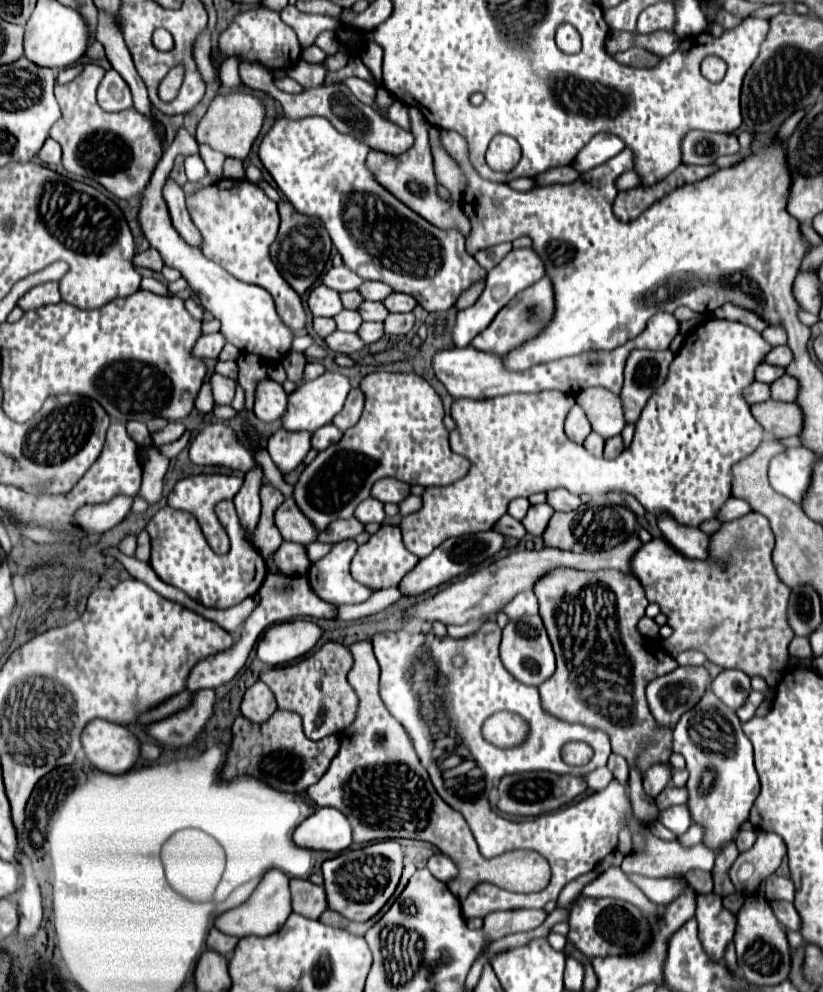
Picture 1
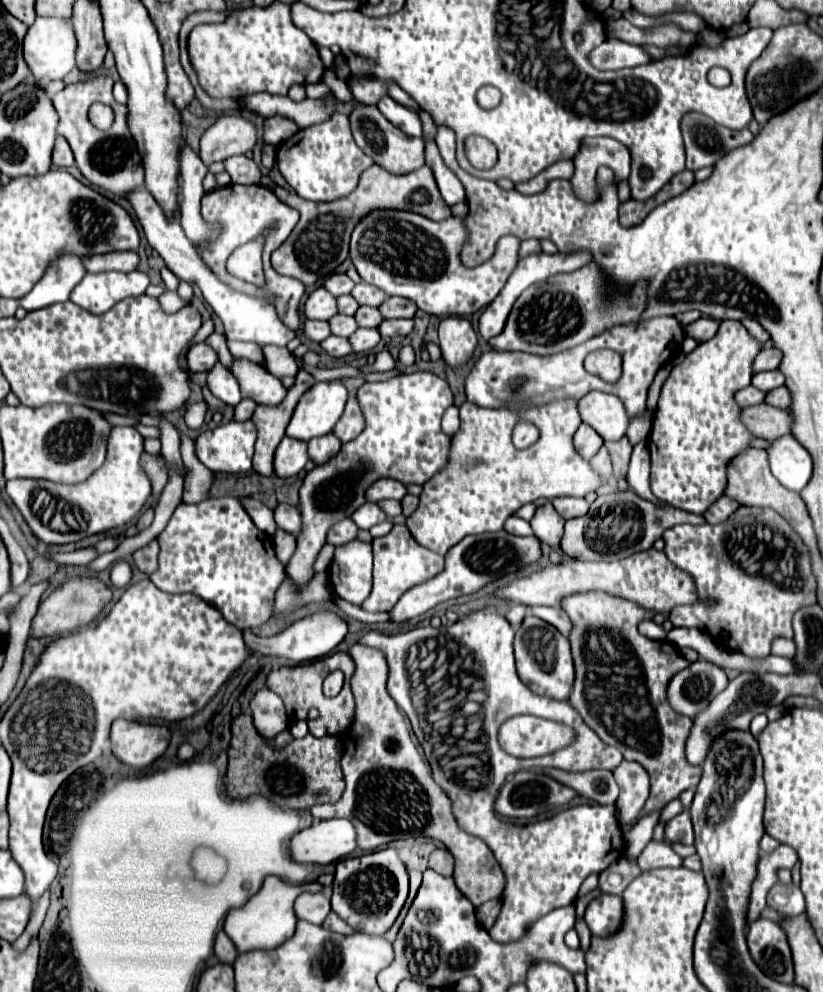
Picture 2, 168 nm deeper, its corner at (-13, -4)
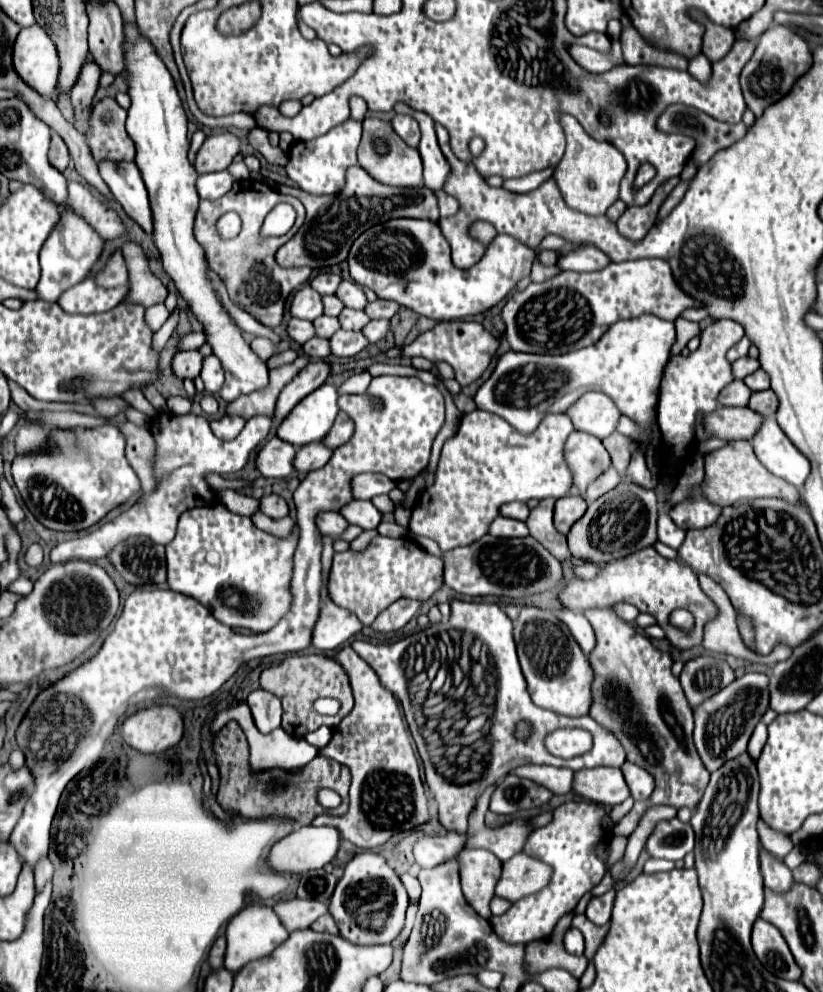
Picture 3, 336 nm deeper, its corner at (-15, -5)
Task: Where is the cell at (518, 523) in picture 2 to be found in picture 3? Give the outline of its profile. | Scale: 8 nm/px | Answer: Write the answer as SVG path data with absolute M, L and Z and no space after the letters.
M496 517L490 525L490 535L494 537L528 537L528 527L522 521L508 519L508 517Z

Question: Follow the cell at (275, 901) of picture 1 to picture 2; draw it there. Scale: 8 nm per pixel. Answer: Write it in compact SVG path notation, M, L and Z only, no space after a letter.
M268 876L264 886L254 894L242 908L234 908L228 912L224 920L224 932L234 942L236 950L250 952L250 950L272 950L286 942L296 928L296 914L294 914L294 898L298 896L298 886L290 886L282 882L282 878Z

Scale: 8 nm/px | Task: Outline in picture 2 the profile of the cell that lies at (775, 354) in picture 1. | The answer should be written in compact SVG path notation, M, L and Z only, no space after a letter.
M768 348L768 350L758 352L758 356L756 356L754 362L752 362L752 370L754 370L754 372L776 370L776 368L778 368L778 362L780 362L780 354L778 354L778 350Z

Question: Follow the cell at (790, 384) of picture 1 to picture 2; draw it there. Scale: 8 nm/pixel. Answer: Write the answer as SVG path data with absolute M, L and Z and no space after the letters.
M780 386L780 388L774 388L766 394L766 404L774 406L774 408L780 408L780 410L786 410L790 406L790 392L786 386Z

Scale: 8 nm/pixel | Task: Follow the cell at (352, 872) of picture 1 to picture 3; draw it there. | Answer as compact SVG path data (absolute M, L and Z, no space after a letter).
M358 853L344 867L344 875L338 881L330 913L340 929L340 935L356 945L378 945L392 943L404 927L404 915L408 909L408 893L386 859L378 853Z

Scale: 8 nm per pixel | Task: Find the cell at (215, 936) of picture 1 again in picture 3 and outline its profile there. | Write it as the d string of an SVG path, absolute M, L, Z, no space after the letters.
M218 937L216 943L212 945L210 957L208 957L212 969L220 969L224 965L224 955L226 955L226 937Z

